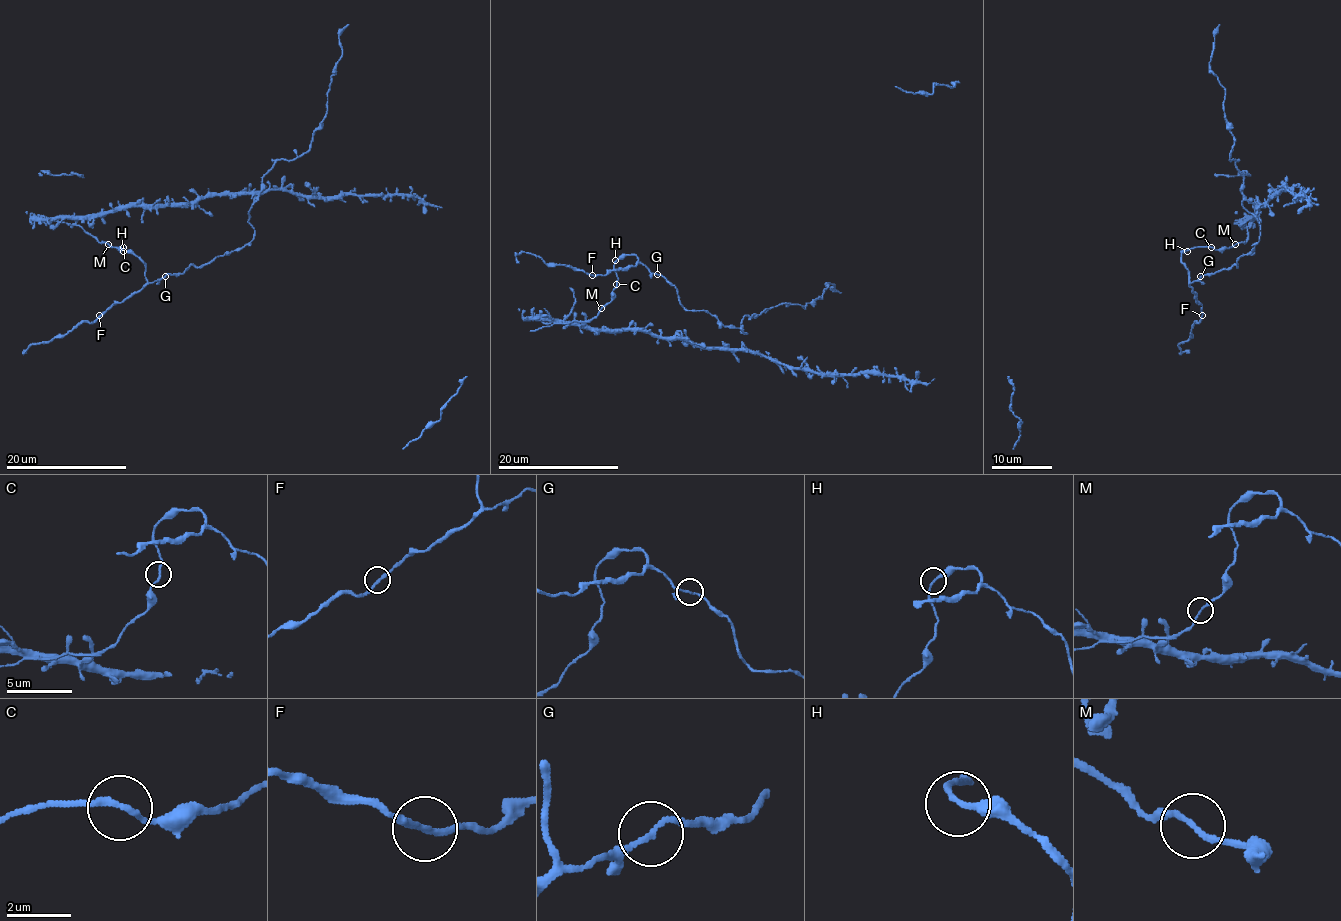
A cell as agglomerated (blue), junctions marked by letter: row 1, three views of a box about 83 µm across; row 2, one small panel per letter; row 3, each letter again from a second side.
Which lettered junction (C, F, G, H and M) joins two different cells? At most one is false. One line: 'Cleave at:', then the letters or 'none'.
Cleave at: none

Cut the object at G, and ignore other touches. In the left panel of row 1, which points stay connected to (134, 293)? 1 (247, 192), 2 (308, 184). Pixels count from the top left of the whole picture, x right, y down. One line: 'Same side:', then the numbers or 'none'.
Same side: 1, 2

